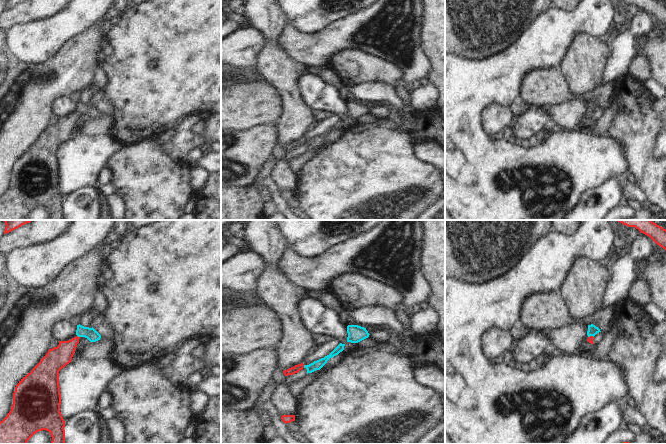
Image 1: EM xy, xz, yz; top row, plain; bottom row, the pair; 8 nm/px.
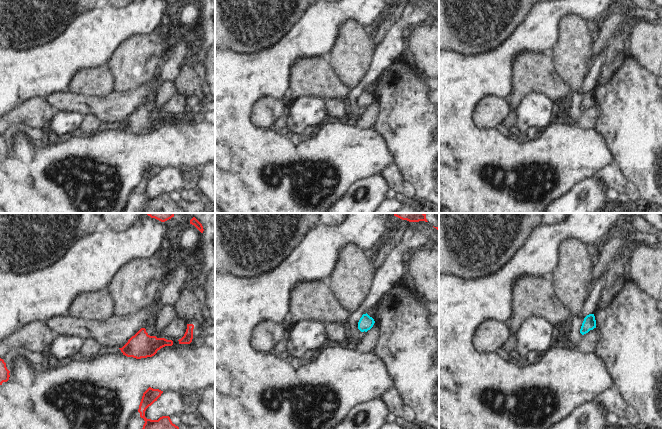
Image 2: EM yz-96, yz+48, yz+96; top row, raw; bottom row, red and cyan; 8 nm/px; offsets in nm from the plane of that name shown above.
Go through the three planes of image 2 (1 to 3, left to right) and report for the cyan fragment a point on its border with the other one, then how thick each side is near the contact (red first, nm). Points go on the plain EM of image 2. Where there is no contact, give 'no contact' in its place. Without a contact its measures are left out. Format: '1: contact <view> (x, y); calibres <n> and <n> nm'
1: no contact
2: no contact
3: no contact

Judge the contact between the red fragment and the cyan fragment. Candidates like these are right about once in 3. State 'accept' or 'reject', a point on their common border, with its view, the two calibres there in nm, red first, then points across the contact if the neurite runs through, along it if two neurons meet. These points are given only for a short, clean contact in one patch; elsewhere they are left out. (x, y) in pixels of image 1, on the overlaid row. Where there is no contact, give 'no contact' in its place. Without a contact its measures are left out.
accept; contact xy (77, 336); calibres 180 and 100 nm; way xy (58, 357), (77, 336), (91, 334)

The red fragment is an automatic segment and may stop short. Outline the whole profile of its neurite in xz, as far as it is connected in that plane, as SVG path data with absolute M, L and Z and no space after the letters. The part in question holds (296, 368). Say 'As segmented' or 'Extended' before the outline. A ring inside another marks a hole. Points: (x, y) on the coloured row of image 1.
Extended. M340 343L329 355L325 356L324 358L314 361L313 363L309 365L304 365L303 363L295 365L294 367L284 370L283 373L285 376L288 376L288 375L293 375L295 373L298 373L303 368L307 369L307 374L312 373L316 370L320 370L330 358L342 352L344 350L344 346L345 344Z

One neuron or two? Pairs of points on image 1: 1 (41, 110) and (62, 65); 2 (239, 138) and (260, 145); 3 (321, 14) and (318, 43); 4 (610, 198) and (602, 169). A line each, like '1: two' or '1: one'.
1: one
2: one
3: two
4: two

